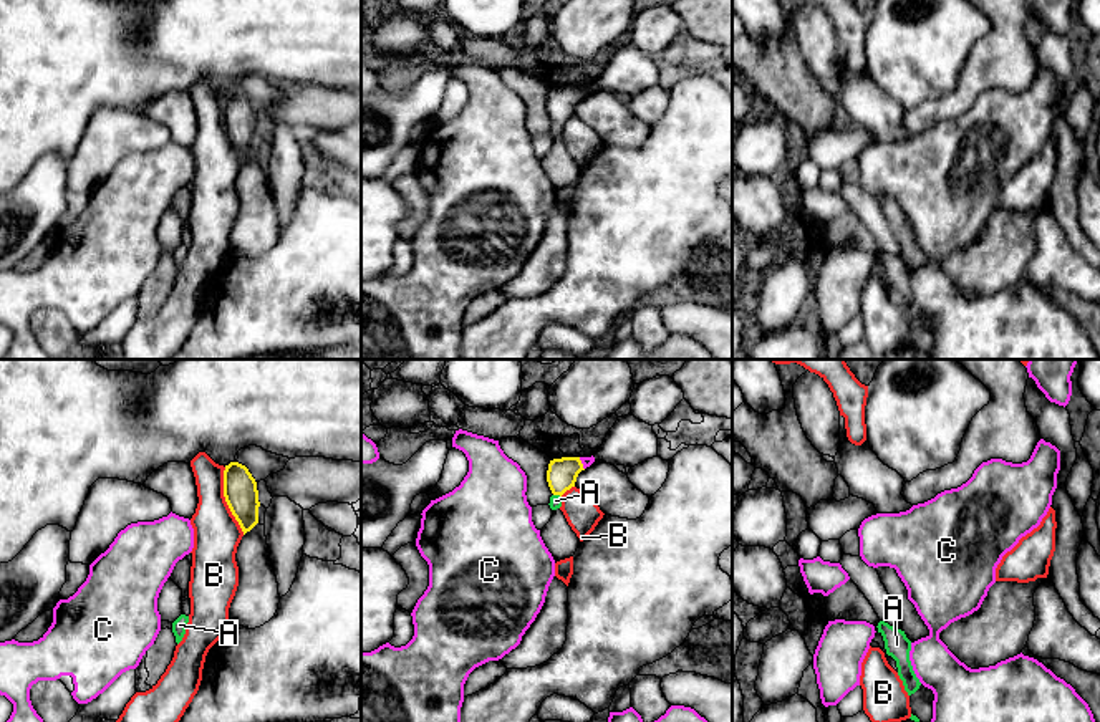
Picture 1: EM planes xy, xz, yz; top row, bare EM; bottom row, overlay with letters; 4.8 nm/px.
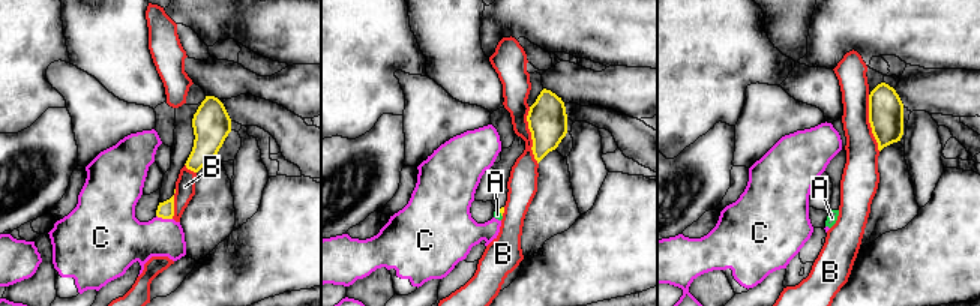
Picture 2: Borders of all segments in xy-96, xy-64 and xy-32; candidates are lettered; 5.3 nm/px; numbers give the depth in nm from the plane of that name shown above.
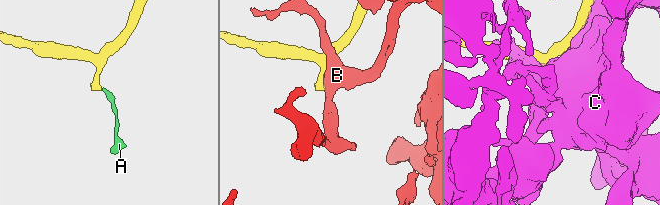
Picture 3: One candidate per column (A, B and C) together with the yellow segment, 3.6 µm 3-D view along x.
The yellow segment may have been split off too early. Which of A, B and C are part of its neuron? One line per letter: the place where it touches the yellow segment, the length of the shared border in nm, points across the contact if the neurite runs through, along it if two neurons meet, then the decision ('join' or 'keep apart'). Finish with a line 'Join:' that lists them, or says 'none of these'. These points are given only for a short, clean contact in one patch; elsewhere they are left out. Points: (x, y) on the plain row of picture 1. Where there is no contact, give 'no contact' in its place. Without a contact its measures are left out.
A: contact xz (557, 123); length 40 nm; way xz (562, 103), (557, 123), (555, 129); join
B: contact xy (226, 129); length 340 nm; keep apart
C: contact xz (582, 93); length 70 nm; keep apart
Join: A

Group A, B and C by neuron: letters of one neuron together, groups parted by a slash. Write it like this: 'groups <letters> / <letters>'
groups A / B / C

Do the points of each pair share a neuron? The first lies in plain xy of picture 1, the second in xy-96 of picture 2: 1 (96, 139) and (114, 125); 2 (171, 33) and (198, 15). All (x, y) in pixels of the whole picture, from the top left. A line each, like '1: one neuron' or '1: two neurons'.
1: one neuron
2: one neuron

